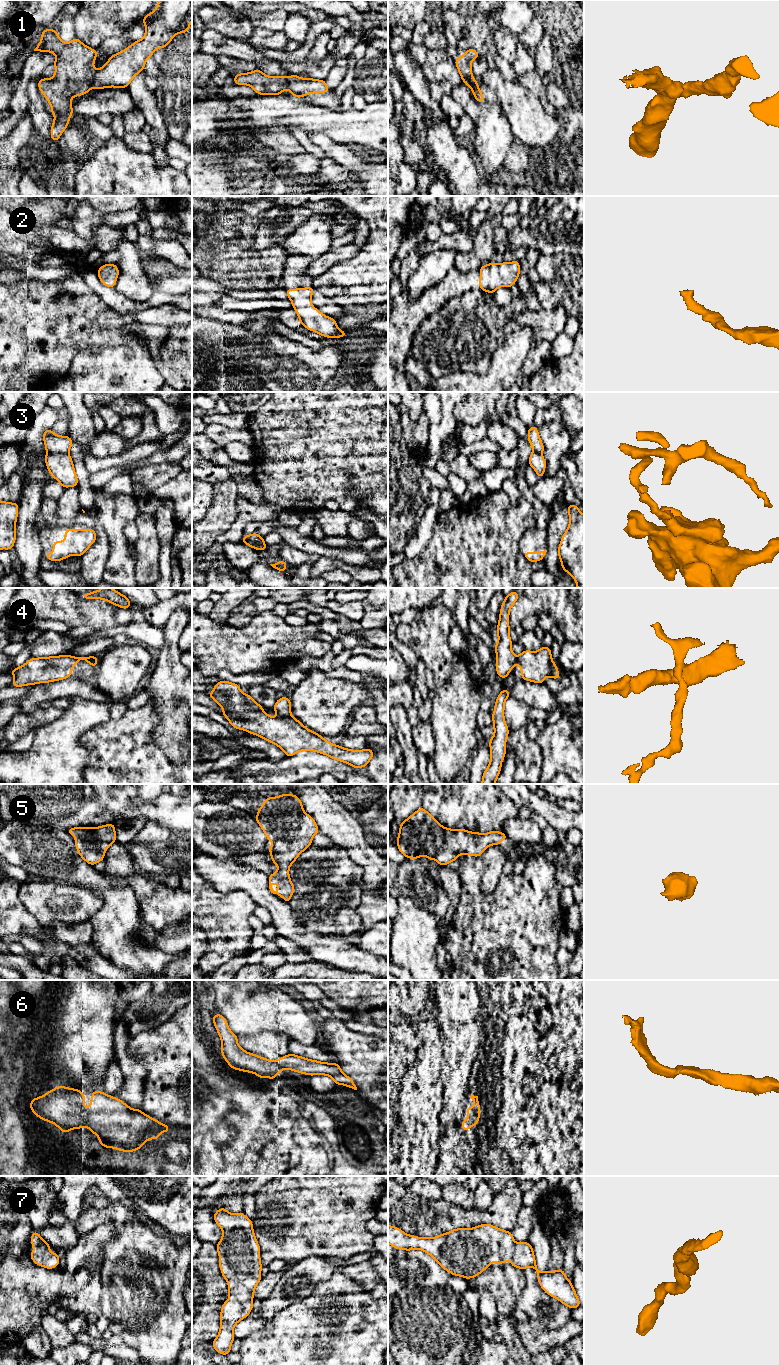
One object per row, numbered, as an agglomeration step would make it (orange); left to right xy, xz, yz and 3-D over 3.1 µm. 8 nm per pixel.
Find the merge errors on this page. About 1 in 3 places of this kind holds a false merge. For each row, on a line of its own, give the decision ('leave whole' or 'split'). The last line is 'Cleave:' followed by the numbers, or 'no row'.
1: split
2: leave whole
3: split
4: split
5: leave whole
6: leave whole
7: leave whole
Cleave: 1, 3, 4

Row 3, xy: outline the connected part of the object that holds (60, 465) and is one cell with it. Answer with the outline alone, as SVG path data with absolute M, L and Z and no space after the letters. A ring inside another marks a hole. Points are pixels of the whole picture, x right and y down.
M49 453L45 455L49 473L63 488L78 486L77 475L72 458L67 453Z

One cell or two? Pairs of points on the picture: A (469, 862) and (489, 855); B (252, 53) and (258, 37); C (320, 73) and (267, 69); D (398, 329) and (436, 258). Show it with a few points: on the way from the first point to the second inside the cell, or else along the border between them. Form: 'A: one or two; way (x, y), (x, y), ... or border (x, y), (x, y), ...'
A: two; border (480, 856), (482, 862), (482, 881)
B: two; border (246, 41), (255, 48)
C: two; border (280, 63), (291, 74)
D: two; border (432, 286), (425, 289), (414, 300), (407, 296)

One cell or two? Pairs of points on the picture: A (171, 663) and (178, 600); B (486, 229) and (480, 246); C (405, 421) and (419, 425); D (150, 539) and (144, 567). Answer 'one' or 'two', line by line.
A: two
B: one
C: one
D: one

